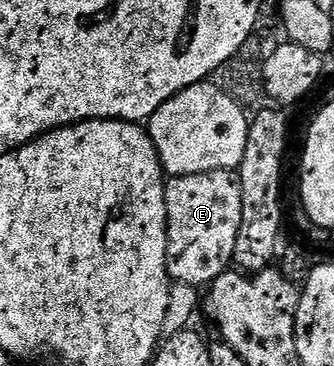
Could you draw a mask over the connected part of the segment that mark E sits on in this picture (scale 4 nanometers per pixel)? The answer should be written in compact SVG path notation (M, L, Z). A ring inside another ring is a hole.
M231 171L179 176L165 187L167 204L167 268L176 283L209 285L229 269L241 224L241 190Z

